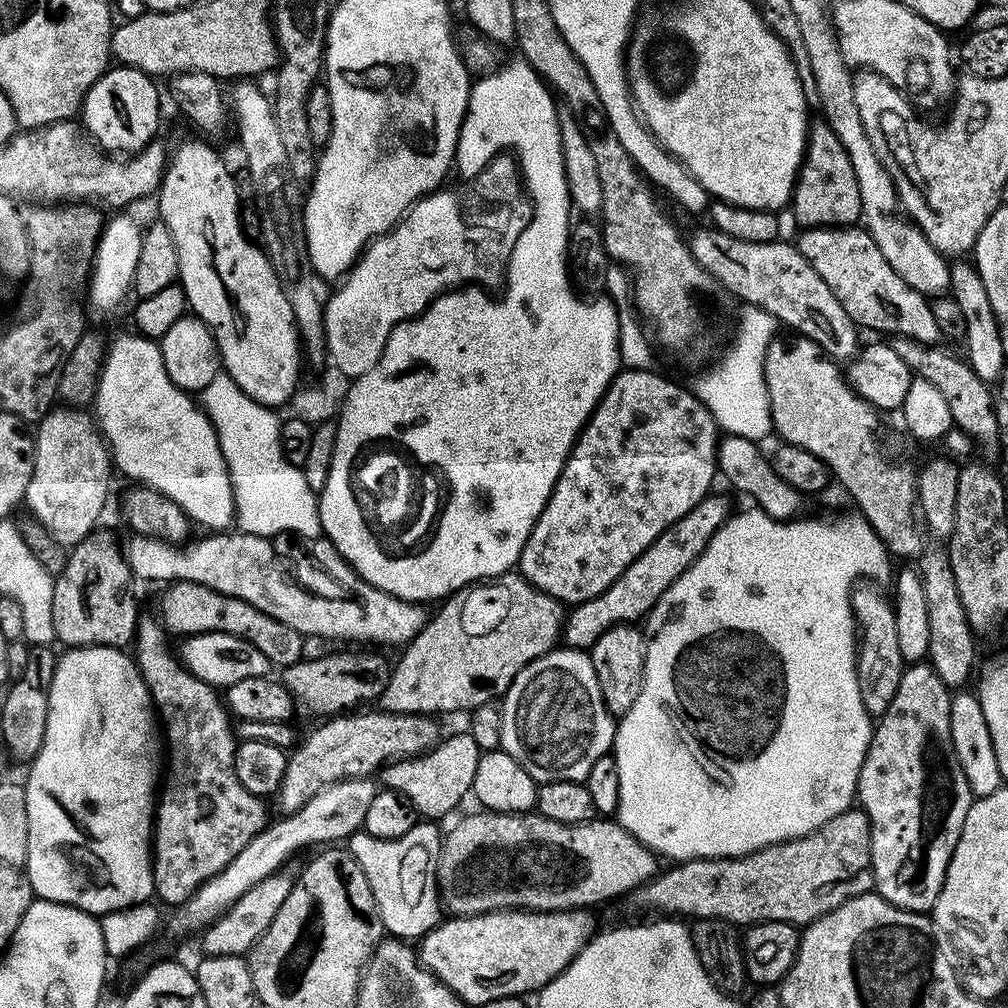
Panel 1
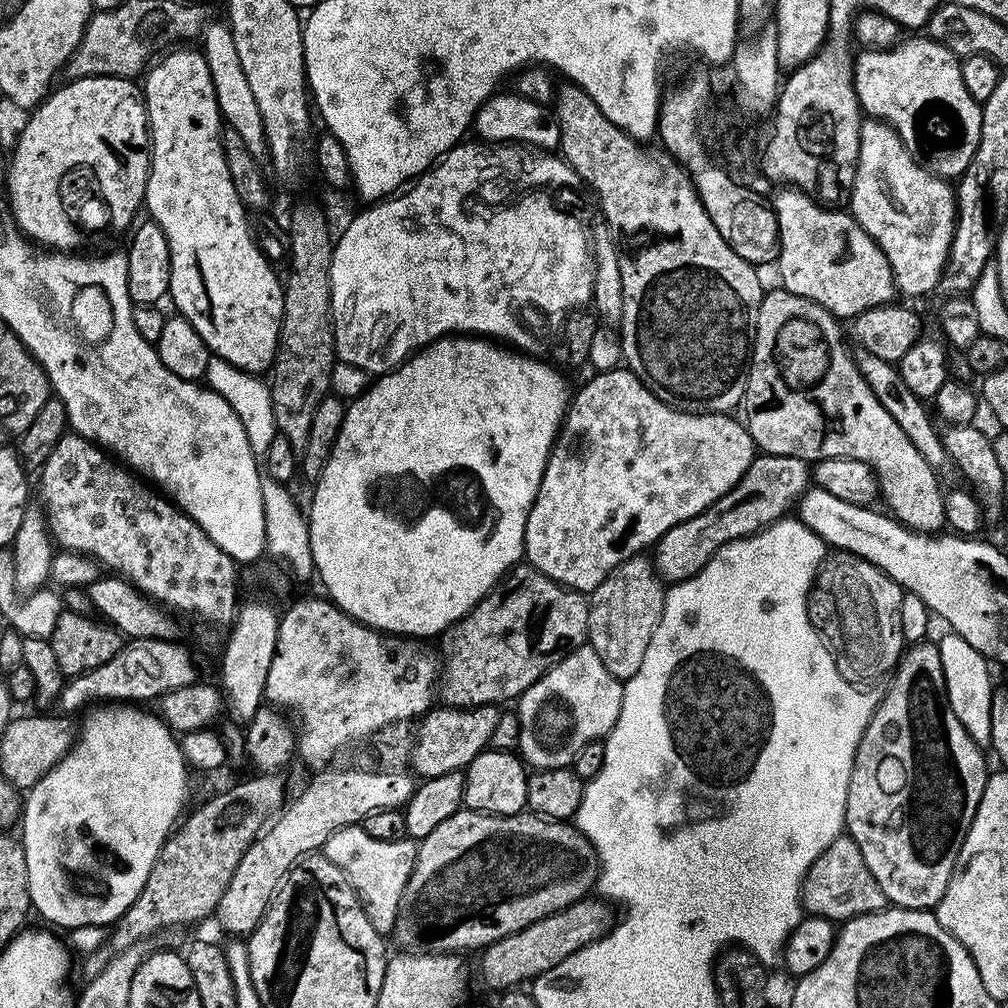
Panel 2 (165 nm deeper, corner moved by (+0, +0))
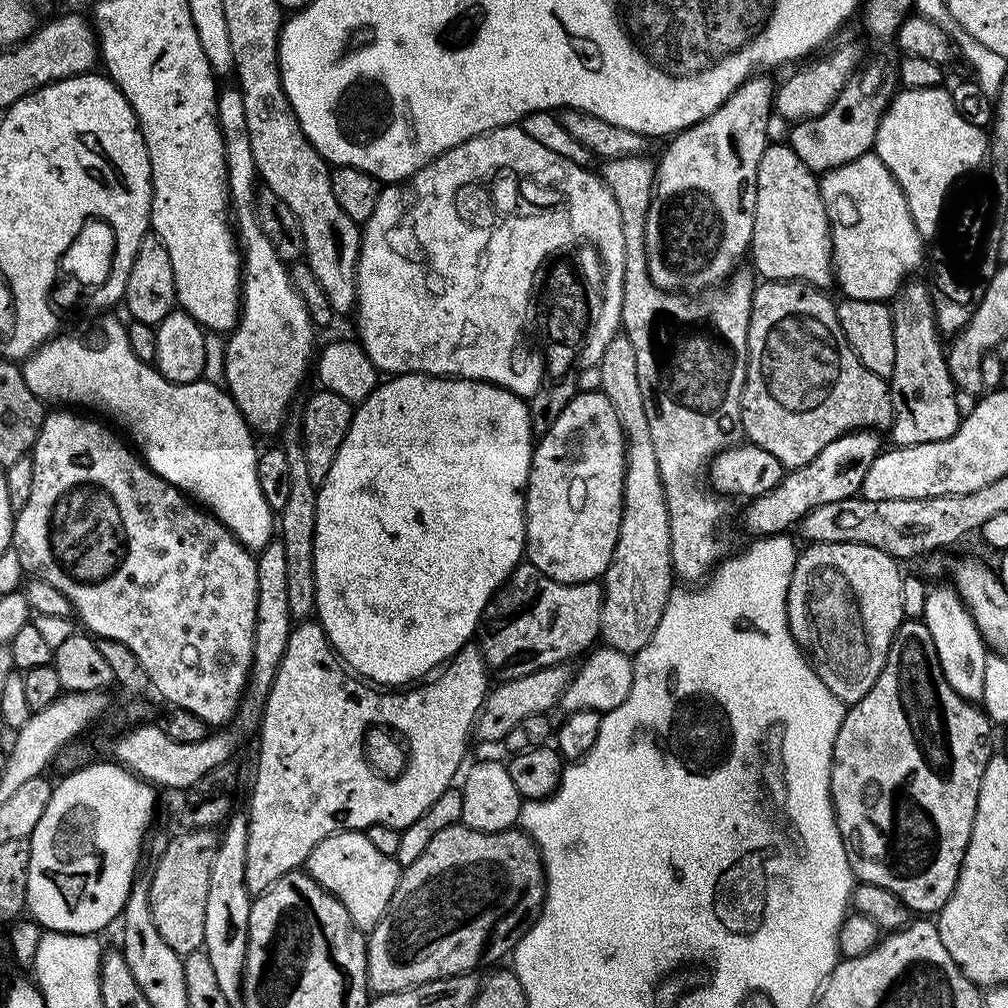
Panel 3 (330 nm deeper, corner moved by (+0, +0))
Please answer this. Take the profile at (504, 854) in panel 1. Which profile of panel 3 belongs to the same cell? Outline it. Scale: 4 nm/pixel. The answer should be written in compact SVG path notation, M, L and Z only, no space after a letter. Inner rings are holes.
M463 822L454 826L446 826L436 837L410 862L400 873L400 881L390 898L390 906L386 914L378 921L372 931L367 933L368 941L368 986L373 993L397 992L410 986L418 986L422 982L434 982L434 978L450 978L463 972L475 973L476 967L483 960L500 960L511 953L522 937L528 933L530 926L540 917L540 907L544 904L544 863L540 857L538 846L531 836L519 827L513 826L501 832L483 832L468 828Z

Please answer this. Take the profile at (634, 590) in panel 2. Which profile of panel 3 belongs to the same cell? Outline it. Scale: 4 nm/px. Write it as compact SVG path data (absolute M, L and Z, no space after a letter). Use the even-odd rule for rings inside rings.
M623 334L611 338L598 367L602 374L600 391L606 394L606 398L610 398L610 406L614 406L614 412L618 414L618 422L624 431L626 445L624 513L618 530L618 542L614 546L614 558L602 577L604 601L600 611L600 635L607 647L619 652L635 654L642 650L642 646L650 642L650 638L654 638L654 630L658 630L658 622L662 622L666 602L674 590L674 573L670 554L670 518L662 478L658 474L658 458L654 454L654 442L650 439L650 422L646 422L642 386L638 386L638 354L630 338Z

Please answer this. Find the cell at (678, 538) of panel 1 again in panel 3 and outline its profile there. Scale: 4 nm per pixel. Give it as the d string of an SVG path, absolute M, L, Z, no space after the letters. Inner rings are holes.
M861 430L848 432L844 436L834 438L834 442L826 442L806 466L798 466L785 471L782 482L761 496L751 497L744 508L744 528L749 537L763 538L787 533L799 523L810 510L818 510L818 506L826 506L826 502L842 502L842 498L857 495L864 487L866 474L874 458L882 451L882 444L875 431Z

